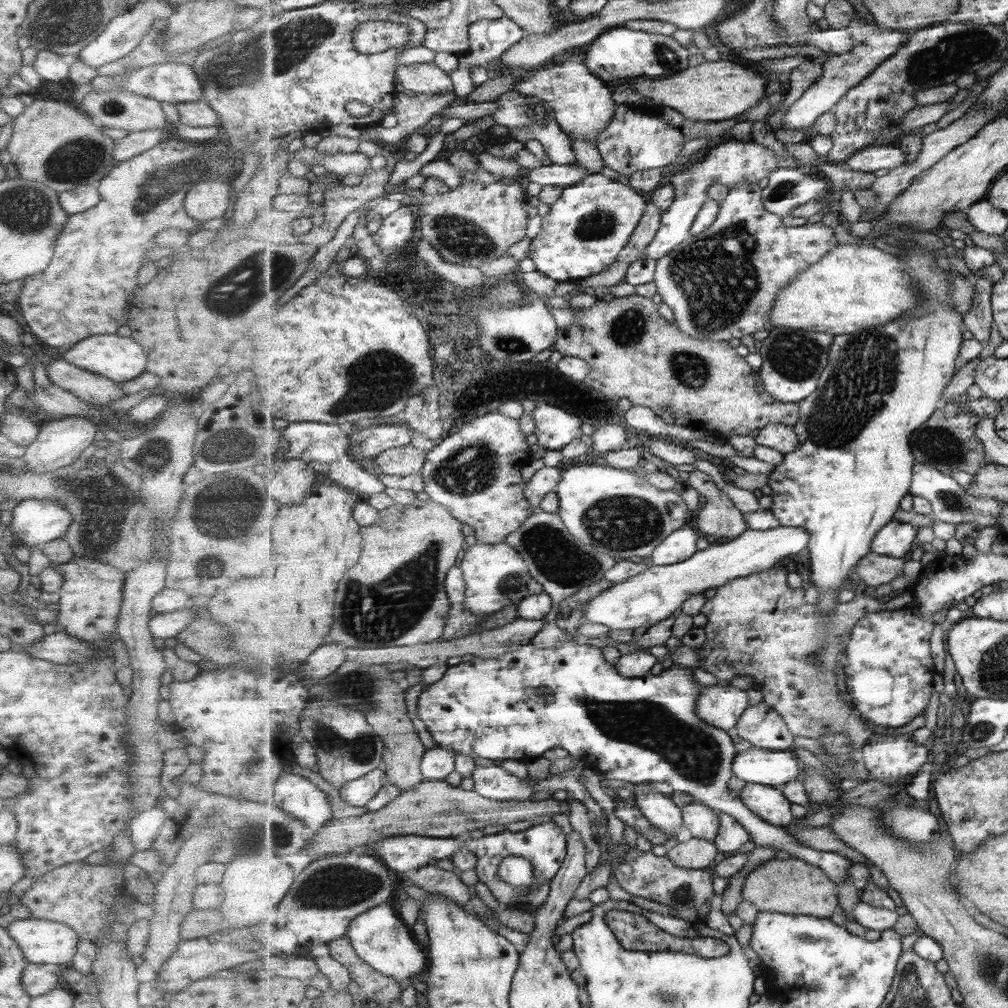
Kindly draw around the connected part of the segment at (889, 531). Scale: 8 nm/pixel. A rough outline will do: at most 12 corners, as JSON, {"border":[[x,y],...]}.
{"border":[[893,520],[877,533],[871,550],[908,559],[917,546],[911,524]]}

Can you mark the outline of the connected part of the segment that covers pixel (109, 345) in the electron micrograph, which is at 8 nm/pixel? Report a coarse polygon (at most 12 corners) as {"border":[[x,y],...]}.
{"border":[[91,335],[61,358],[127,382],[146,354],[131,337]]}

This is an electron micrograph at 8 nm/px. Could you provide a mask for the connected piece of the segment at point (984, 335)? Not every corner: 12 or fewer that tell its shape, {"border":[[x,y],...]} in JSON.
{"border":[[979,276],[965,329],[985,346],[994,326],[994,282]]}

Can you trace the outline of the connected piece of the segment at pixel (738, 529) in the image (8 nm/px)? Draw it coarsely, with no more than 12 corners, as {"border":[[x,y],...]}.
{"border":[[709,474],[686,485],[706,498],[703,534],[732,541],[750,529],[744,513]]}

